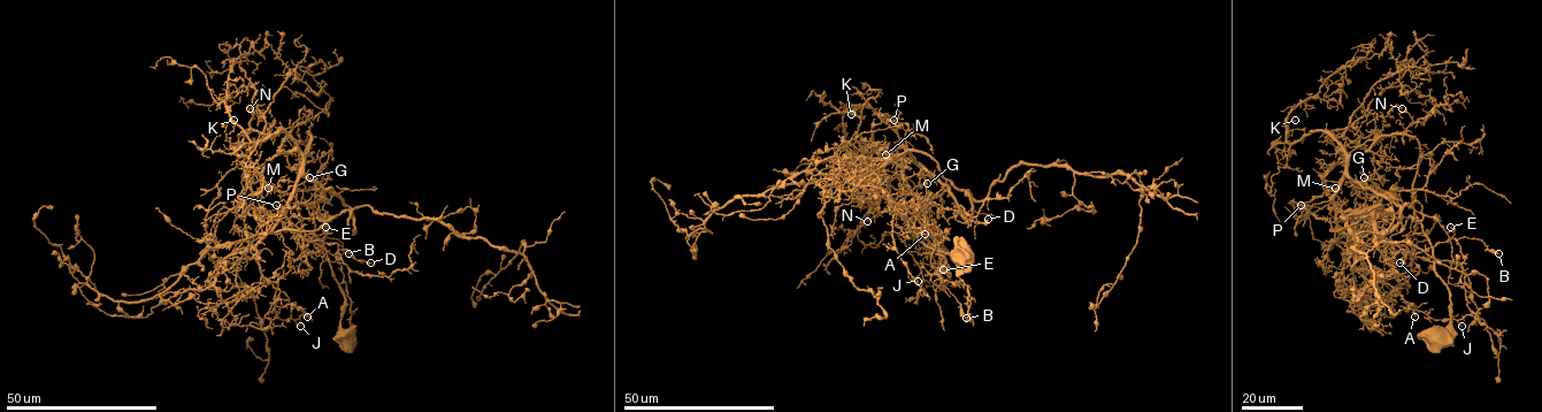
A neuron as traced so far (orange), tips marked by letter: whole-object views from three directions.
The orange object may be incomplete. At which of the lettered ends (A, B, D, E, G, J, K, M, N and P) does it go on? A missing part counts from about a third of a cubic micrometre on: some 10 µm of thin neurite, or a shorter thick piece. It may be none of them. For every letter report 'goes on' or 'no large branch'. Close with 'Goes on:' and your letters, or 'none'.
A: no large branch
B: no large branch
D: no large branch
E: no large branch
G: no large branch
J: no large branch
K: no large branch
M: no large branch
N: no large branch
P: no large branch
Goes on: none

